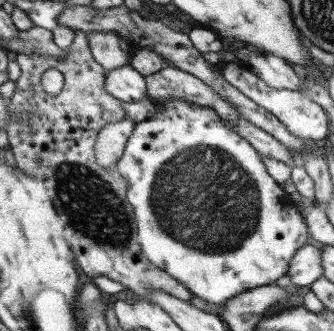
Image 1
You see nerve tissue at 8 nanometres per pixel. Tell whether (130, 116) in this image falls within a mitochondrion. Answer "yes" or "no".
no

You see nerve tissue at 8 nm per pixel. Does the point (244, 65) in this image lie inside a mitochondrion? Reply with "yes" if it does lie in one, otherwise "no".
no

